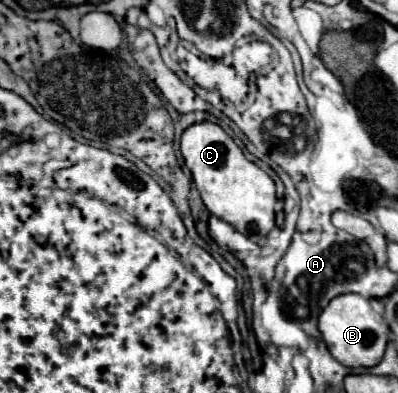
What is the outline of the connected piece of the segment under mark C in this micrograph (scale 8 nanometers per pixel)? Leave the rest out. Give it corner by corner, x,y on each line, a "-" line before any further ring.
195,122
181,136
181,154
207,210
233,224
241,234
265,238
275,226
275,182
249,162
233,138
213,122

